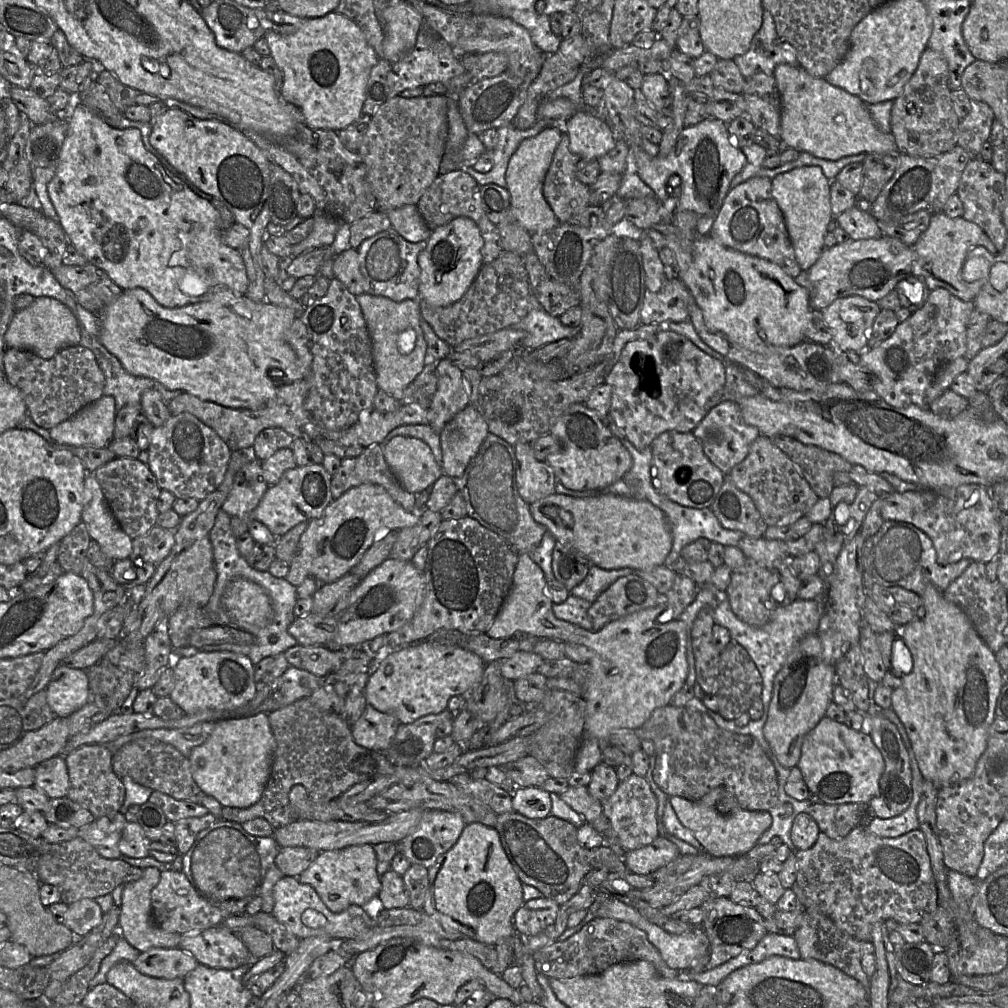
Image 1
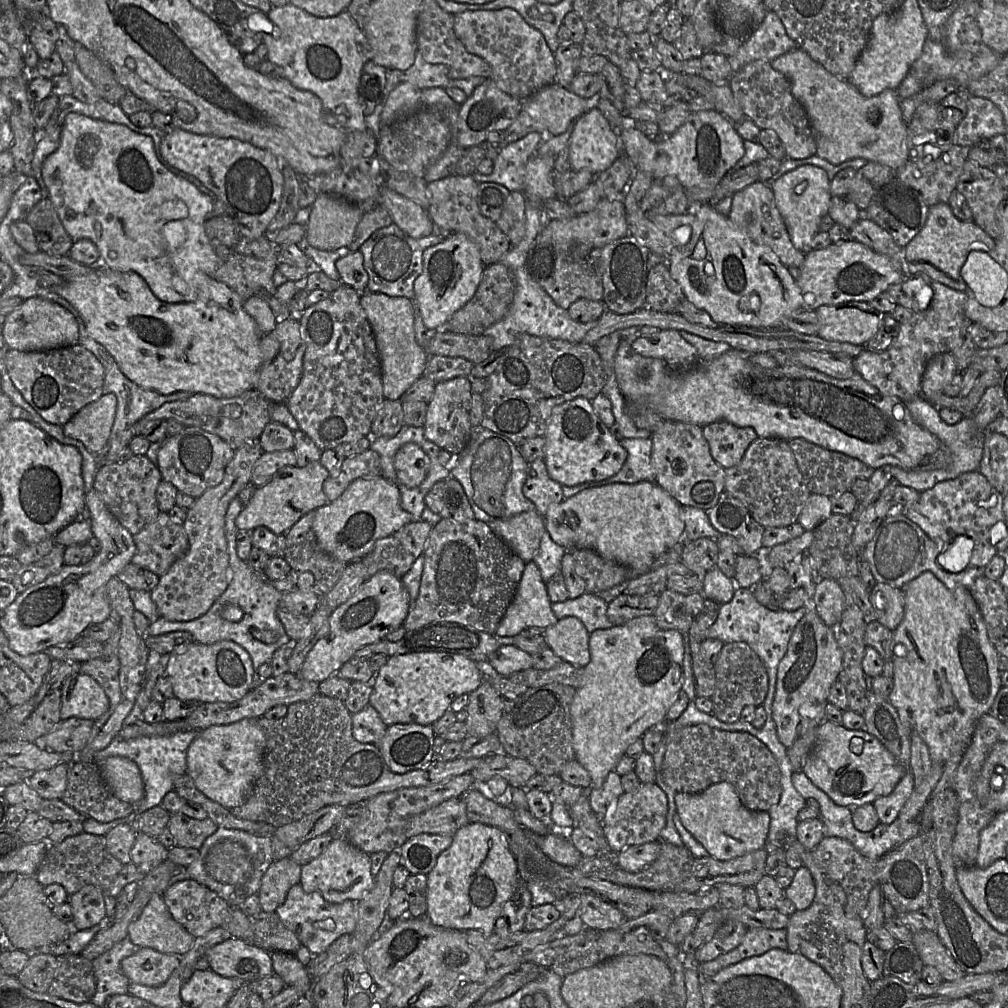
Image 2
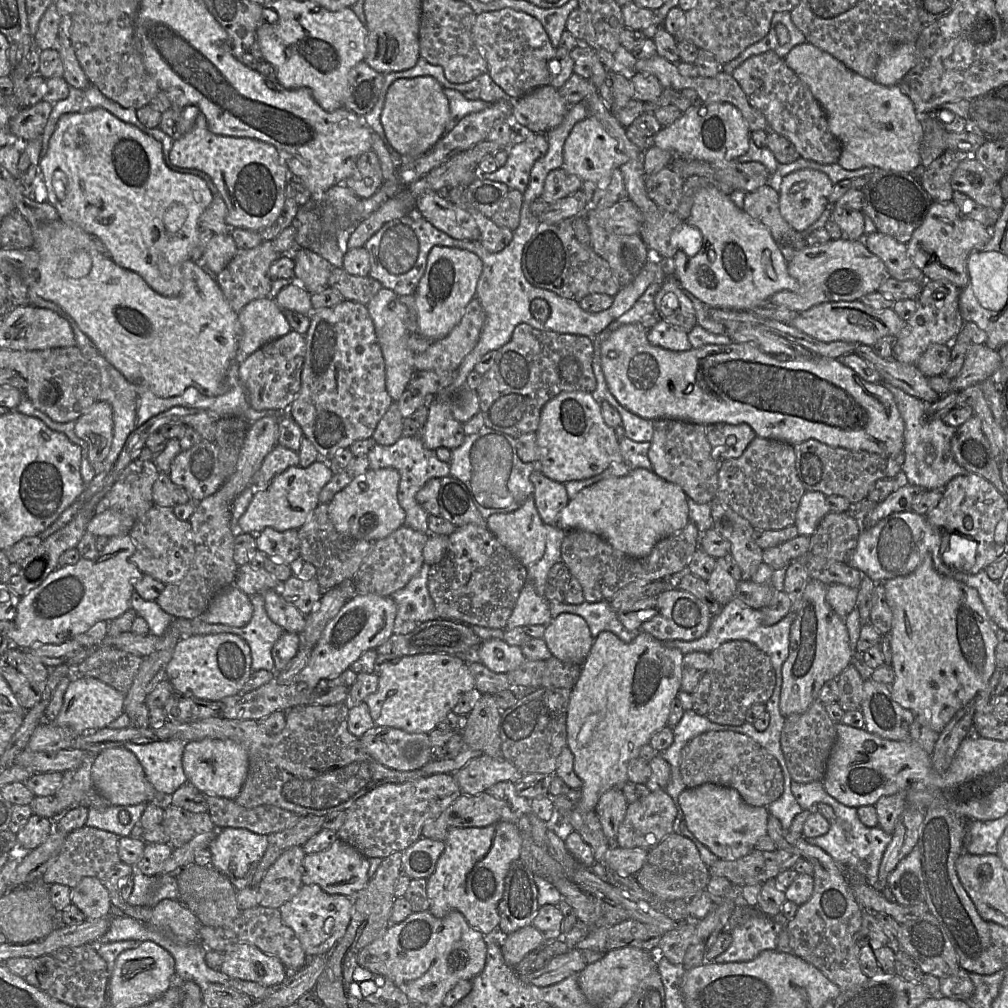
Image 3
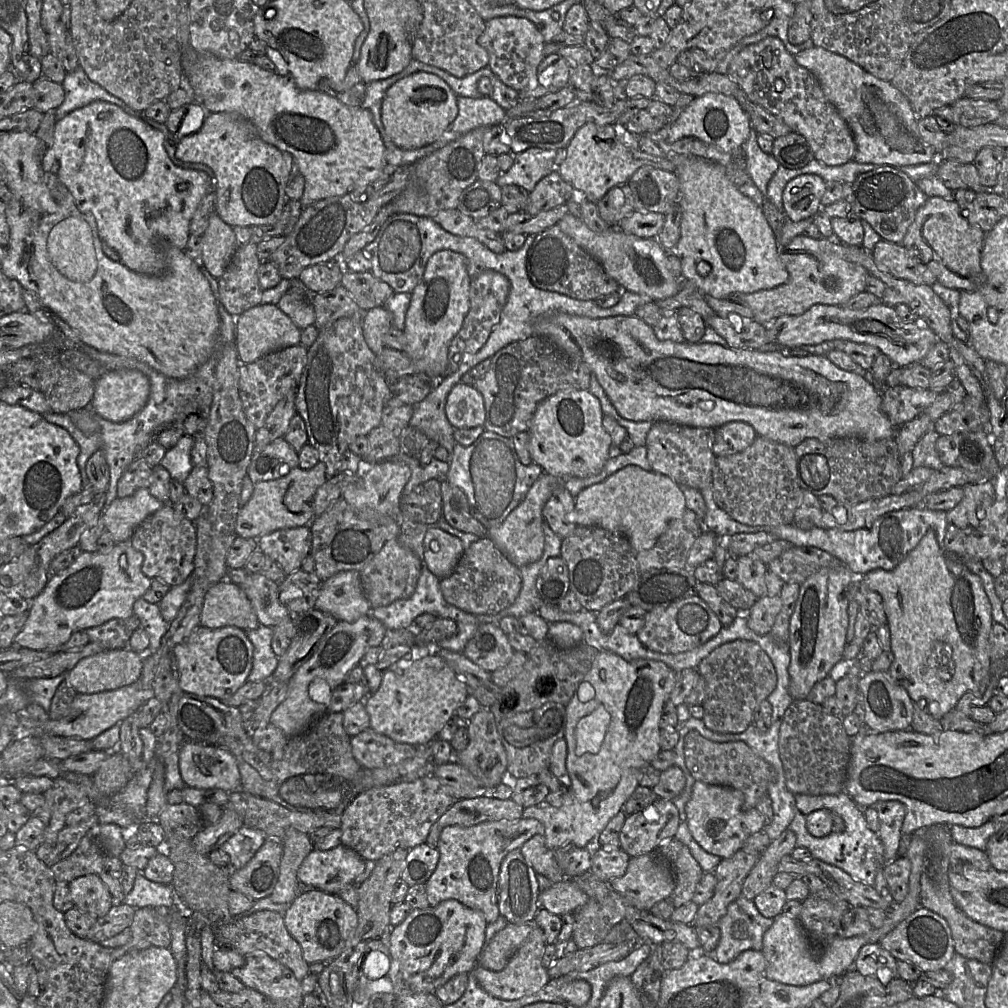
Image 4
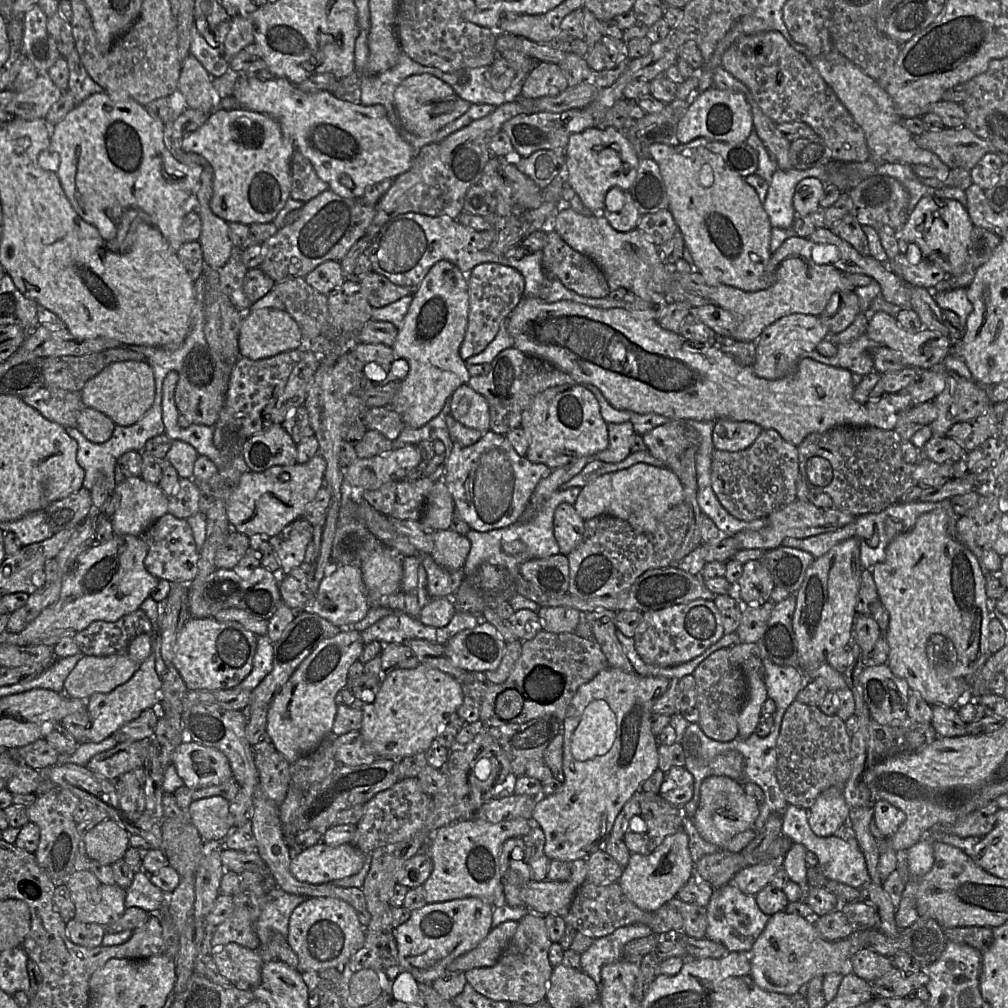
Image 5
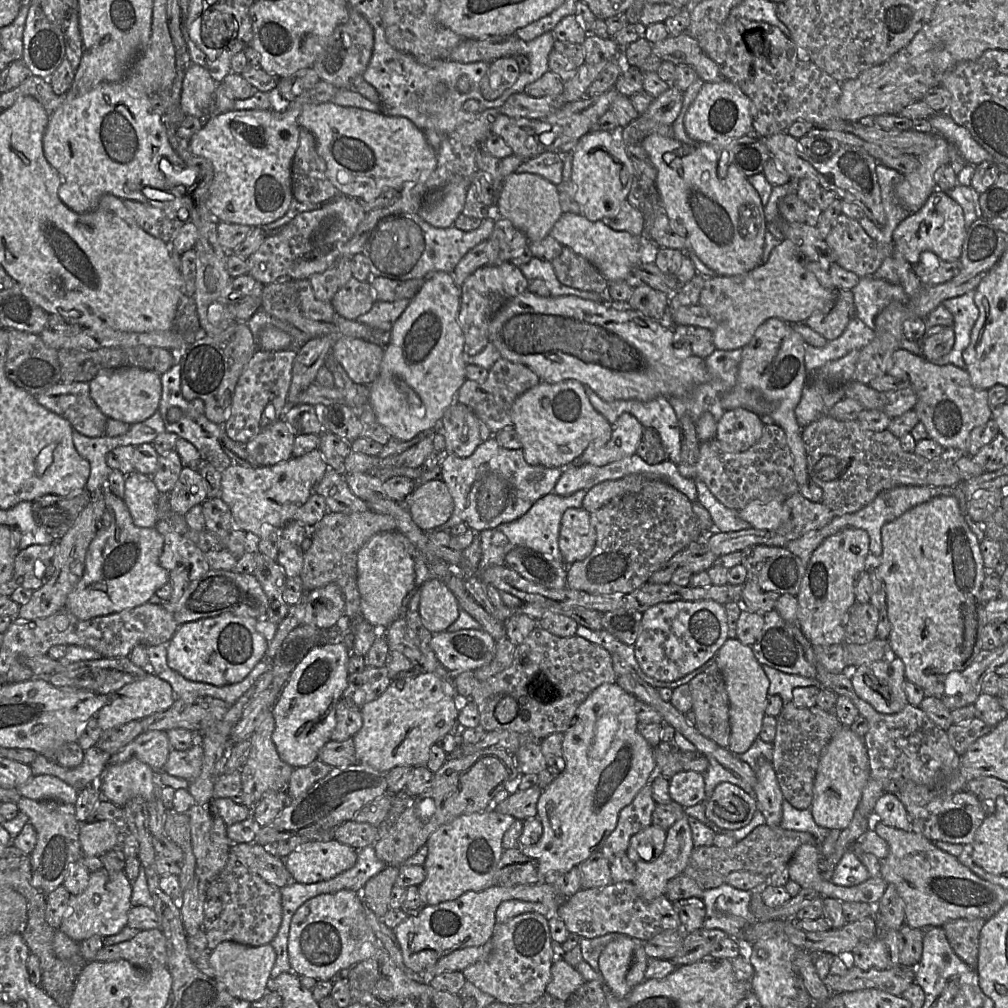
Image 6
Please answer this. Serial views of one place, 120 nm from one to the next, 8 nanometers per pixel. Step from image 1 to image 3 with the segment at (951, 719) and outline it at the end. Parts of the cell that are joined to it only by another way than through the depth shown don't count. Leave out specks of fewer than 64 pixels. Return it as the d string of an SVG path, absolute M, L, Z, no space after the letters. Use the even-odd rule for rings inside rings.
M926 555L923 562L910 574L889 579L882 583L884 587L885 600L892 611L892 627L888 634L894 680L890 688L892 699L901 707L910 710L921 725L928 726L935 732L941 733L954 715L972 700L980 691L984 690L996 669L995 650L997 646L996 626L990 619L981 598L972 587L939 573L933 566L931 555Z

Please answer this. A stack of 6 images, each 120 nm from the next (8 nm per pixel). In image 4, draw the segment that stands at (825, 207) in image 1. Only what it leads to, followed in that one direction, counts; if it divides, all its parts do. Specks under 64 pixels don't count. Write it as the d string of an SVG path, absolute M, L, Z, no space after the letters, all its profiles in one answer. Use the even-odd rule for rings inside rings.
M803 174L791 179L783 191L783 211L793 222L814 217L822 209L821 198L827 183L816 174Z

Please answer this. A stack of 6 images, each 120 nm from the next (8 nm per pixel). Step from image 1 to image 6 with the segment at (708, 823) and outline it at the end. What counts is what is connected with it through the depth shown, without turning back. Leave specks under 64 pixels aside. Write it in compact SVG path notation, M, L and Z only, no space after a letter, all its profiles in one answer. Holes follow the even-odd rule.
M730 782L719 783L705 805L706 817L726 830L743 828L753 819L756 810L756 799Z

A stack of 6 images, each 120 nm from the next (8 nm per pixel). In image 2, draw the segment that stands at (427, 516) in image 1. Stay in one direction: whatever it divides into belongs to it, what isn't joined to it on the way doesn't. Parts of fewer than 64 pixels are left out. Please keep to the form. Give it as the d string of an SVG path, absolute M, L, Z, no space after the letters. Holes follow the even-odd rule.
M413 521L378 540L371 551L361 558L368 577L380 571L388 571L401 579L424 553L432 529L433 525L426 521Z

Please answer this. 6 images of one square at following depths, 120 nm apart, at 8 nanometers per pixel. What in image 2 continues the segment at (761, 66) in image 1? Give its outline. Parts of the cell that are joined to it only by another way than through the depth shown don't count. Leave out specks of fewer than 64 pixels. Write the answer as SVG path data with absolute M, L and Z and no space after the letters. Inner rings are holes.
M768 11L763 22L749 35L738 51L728 57L733 73L756 60L772 62L774 59L797 48L787 35L780 18Z

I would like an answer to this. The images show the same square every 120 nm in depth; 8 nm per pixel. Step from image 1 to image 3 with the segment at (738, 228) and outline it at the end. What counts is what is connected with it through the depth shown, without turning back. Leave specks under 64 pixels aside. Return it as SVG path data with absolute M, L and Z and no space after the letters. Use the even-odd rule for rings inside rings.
M770 186L746 193L742 210L764 224L777 245L788 245L796 251L806 246L801 232L795 231L781 216L779 194Z

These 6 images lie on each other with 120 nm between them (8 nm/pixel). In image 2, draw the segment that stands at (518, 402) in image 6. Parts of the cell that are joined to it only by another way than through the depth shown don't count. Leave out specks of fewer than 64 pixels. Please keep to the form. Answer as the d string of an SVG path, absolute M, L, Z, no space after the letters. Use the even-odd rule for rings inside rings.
M577 397L553 408L545 438L548 475L562 486L601 481L617 474L627 459L627 451L598 418L590 400Z

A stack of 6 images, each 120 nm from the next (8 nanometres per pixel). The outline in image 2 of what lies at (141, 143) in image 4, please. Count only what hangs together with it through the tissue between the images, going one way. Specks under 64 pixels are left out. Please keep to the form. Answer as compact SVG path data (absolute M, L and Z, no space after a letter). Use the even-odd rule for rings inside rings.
M70 112L65 117L58 148L42 165L42 177L48 190L47 198L69 236L74 241L84 238L92 241L100 253L100 265L118 272L136 272L163 302L195 301L195 273L201 271L214 277L222 263L216 254L215 242L205 232L205 221L214 211L211 198L161 162L161 155L158 158L149 135L134 132L123 124Z

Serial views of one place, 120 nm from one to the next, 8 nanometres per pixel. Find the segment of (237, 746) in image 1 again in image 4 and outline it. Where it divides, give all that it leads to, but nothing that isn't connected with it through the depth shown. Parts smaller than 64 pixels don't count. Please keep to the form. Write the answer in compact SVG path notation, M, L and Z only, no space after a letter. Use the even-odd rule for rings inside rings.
M185 740L178 762L186 786L227 792L241 788L237 759L224 747Z

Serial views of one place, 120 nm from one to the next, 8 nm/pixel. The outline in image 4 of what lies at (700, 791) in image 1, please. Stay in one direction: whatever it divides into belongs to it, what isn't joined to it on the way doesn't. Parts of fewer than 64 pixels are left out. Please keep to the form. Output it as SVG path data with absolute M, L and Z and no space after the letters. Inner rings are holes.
M696 730L689 731L685 736L684 757L687 769L696 781L740 790L744 794L745 808L754 808L763 796L768 795L768 787L776 776L773 766L744 741L714 742Z

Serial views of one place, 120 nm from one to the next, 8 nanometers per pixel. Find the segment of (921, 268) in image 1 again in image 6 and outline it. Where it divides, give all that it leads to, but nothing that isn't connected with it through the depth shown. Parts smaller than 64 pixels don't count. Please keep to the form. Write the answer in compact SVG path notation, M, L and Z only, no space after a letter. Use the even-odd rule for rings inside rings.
M936 189L919 211L911 213L895 228L893 242L895 250L914 266L925 251L930 251L947 262L960 259L966 235L962 207L948 194Z

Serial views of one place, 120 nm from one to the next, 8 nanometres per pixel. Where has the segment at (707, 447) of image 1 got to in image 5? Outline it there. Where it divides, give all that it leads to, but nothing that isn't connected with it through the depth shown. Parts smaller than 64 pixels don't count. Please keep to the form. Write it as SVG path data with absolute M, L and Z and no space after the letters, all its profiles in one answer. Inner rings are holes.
M719 419L713 428L714 449L738 452L750 447L763 431L754 422Z

